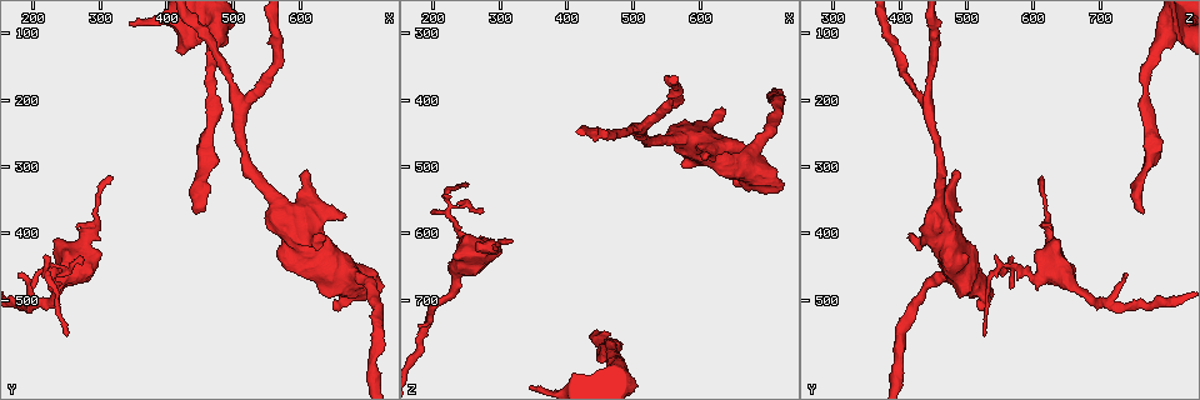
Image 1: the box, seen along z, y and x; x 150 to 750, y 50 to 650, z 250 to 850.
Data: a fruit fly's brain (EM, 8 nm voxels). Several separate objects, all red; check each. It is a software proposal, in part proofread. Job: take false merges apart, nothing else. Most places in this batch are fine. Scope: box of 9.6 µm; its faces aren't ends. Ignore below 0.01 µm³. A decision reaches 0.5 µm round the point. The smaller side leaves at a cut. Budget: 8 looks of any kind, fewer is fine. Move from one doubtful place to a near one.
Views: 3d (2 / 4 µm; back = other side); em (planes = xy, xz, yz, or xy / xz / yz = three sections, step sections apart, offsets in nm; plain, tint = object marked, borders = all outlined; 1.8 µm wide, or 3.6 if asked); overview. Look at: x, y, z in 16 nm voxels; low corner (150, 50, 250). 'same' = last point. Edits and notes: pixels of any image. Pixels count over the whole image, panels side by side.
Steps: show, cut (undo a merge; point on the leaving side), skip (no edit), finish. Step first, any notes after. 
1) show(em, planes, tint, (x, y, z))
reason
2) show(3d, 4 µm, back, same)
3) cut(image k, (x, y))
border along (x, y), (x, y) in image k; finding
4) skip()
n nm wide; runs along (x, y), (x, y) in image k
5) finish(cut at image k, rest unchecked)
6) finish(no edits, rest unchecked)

show(3d, 4 µm, back, (200, 505, 710))
branch point

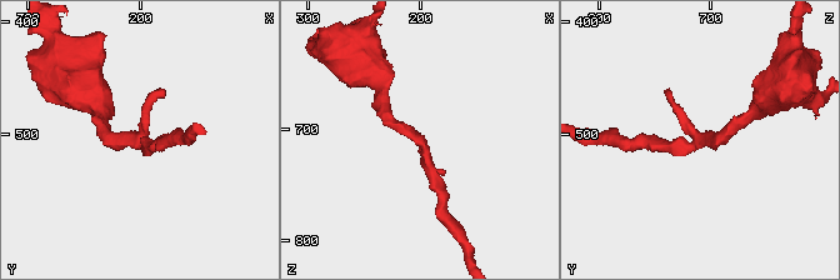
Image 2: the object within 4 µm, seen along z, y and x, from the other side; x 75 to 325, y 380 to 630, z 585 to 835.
show(em, planes, plain, (200, 506, 714))
now the EM

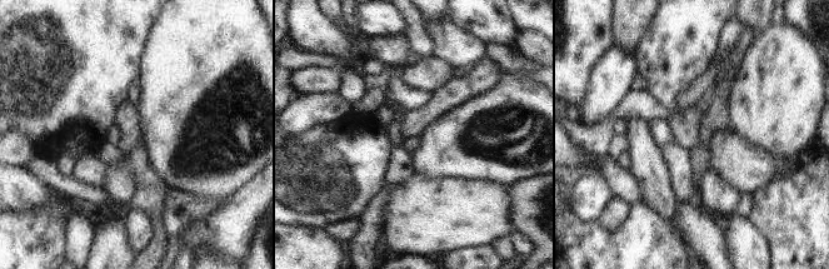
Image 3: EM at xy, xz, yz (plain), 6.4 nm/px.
show(em, planes, tint, same)

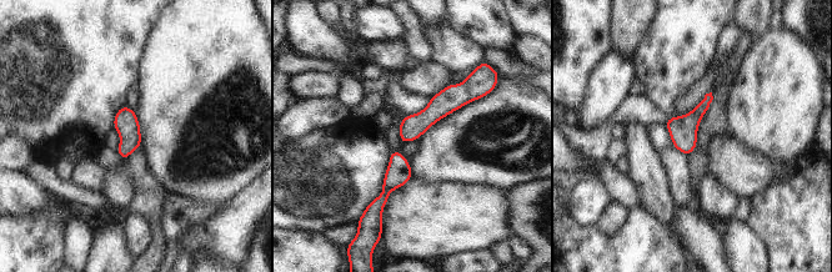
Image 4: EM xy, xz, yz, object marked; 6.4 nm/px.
skip()
160 nm wide; runs along (470, 89), (444, 102), (402, 137) in image 4; continuous, no second neuron

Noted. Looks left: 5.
show(3d, 4 µm, (605, 405, 445))
sharp bend

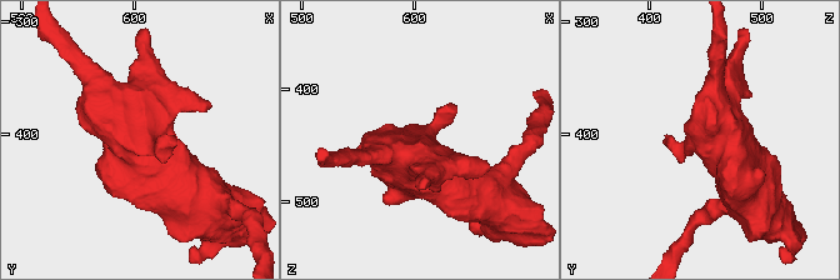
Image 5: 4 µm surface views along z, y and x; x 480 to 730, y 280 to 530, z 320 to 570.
show(em, 3.6 µm, planes, tint, (604, 404, 448))

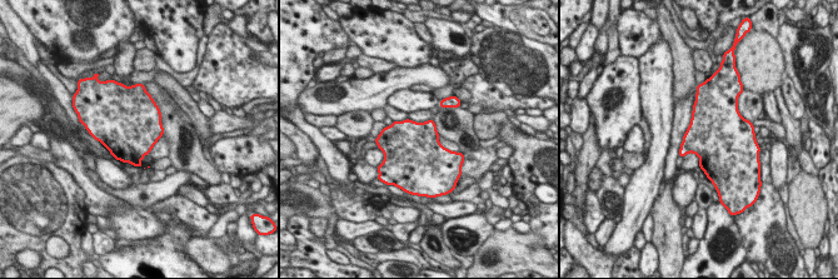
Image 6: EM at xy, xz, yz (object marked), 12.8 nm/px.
skip()
650 nm wide; one neuron here

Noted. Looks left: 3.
show(em, planes, plain, (230, 450, 555))
abrupt turn

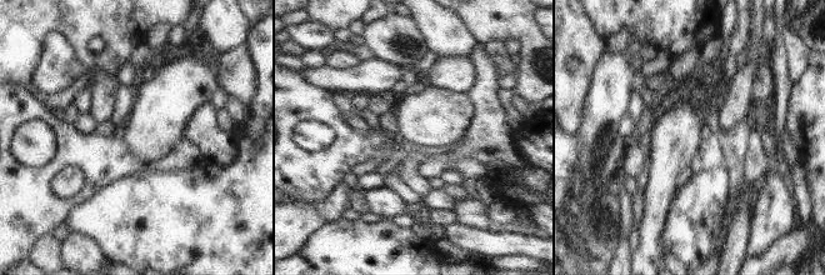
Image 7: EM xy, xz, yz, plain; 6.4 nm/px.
show(em, planes, tint, same)
where the object lies

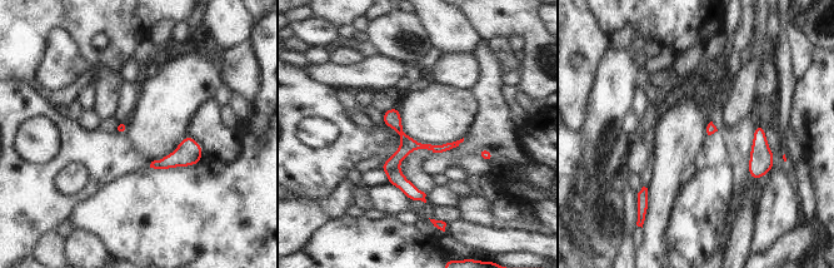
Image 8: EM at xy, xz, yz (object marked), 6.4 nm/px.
cut(image 8, (408, 144))
border along (398, 165), (388, 173) in image 8; two neurons meet here

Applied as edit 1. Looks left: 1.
show(em, planes, tint, (515, 215, 445))
two arms in line, one across

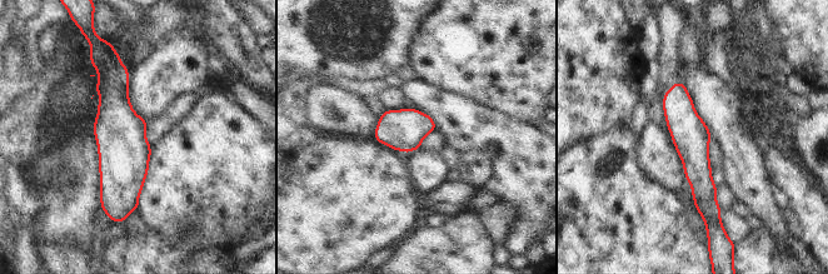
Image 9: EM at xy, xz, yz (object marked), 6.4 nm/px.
skip()
all the same neuron

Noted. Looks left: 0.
finish(cut at image 8, rest unchecked)

